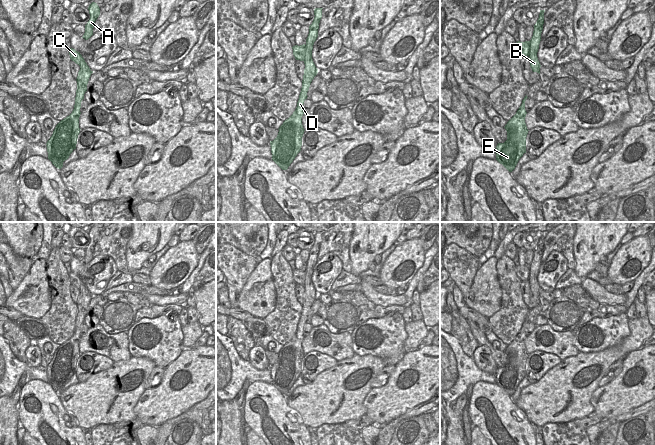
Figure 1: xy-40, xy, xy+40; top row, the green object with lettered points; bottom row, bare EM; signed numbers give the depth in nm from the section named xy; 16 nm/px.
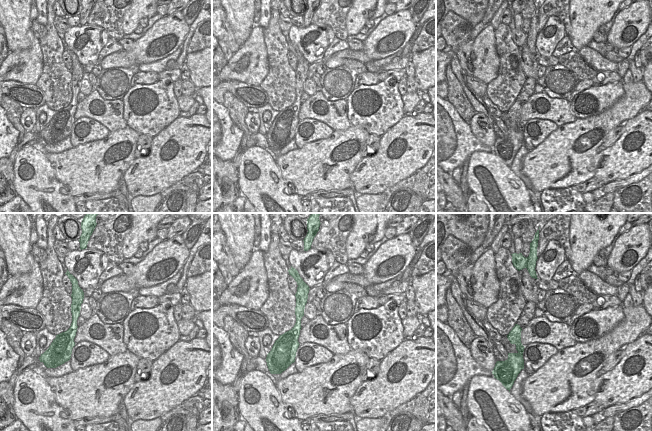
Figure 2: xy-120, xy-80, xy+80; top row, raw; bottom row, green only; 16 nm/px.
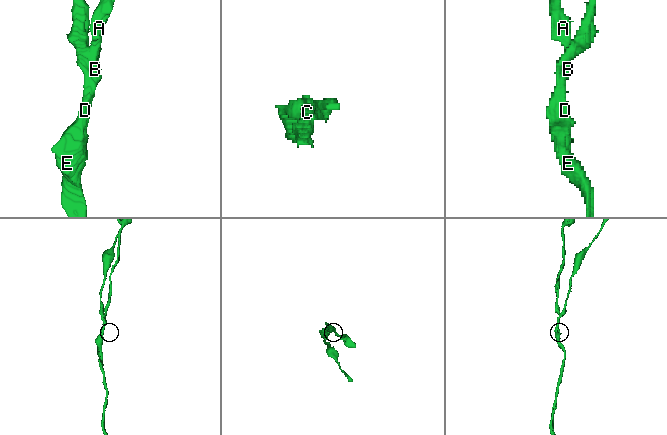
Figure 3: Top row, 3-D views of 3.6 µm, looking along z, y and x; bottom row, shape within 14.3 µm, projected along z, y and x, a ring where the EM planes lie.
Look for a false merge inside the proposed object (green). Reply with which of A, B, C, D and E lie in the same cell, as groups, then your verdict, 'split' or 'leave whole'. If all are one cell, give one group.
groups A B D E / C; split

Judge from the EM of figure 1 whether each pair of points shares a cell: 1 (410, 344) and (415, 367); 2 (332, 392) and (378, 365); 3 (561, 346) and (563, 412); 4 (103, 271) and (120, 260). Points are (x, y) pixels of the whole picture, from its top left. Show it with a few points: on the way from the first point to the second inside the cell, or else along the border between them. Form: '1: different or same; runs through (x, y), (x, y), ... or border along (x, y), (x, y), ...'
1: different; border along (418, 347), (415, 350), (406, 352)
2: same; runs through (343, 380), (355, 369), (366, 366)
3: different; border along (579, 352), (562, 360)
4: different; border along (93, 257), (99, 255), (110, 256), (118, 270)

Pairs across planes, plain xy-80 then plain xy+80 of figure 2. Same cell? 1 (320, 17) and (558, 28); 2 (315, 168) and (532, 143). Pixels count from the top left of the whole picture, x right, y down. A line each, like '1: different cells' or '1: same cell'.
1: different cells
2: different cells

